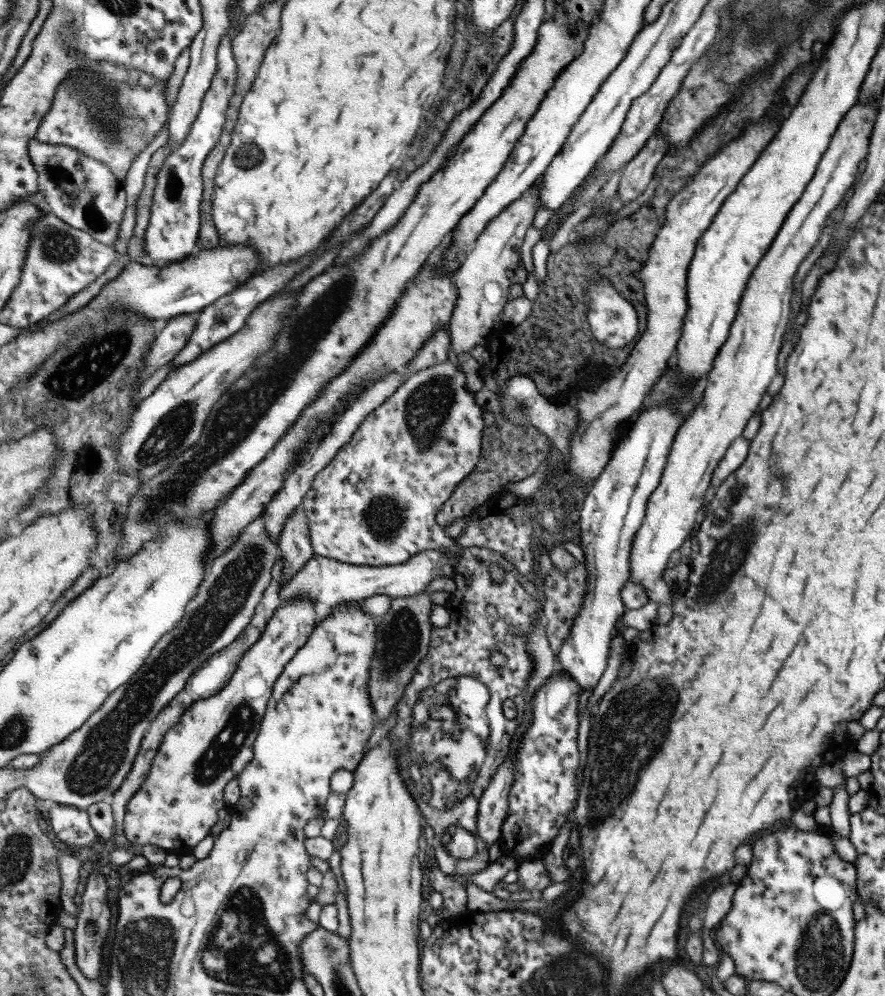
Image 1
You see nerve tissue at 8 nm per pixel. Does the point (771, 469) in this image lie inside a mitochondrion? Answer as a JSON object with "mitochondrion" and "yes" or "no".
{"mitochondrion":"yes"}

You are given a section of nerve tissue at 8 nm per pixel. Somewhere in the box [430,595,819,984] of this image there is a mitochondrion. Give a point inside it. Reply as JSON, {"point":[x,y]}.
{"point":[634,724]}

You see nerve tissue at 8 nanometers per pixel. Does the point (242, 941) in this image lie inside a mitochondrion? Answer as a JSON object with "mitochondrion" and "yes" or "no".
{"mitochondrion":"yes"}

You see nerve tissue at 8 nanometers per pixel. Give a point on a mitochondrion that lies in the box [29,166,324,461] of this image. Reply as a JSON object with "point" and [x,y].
{"point":[96,356]}

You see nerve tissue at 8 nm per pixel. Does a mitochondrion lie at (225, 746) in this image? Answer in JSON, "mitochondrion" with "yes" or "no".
{"mitochondrion":"yes"}

